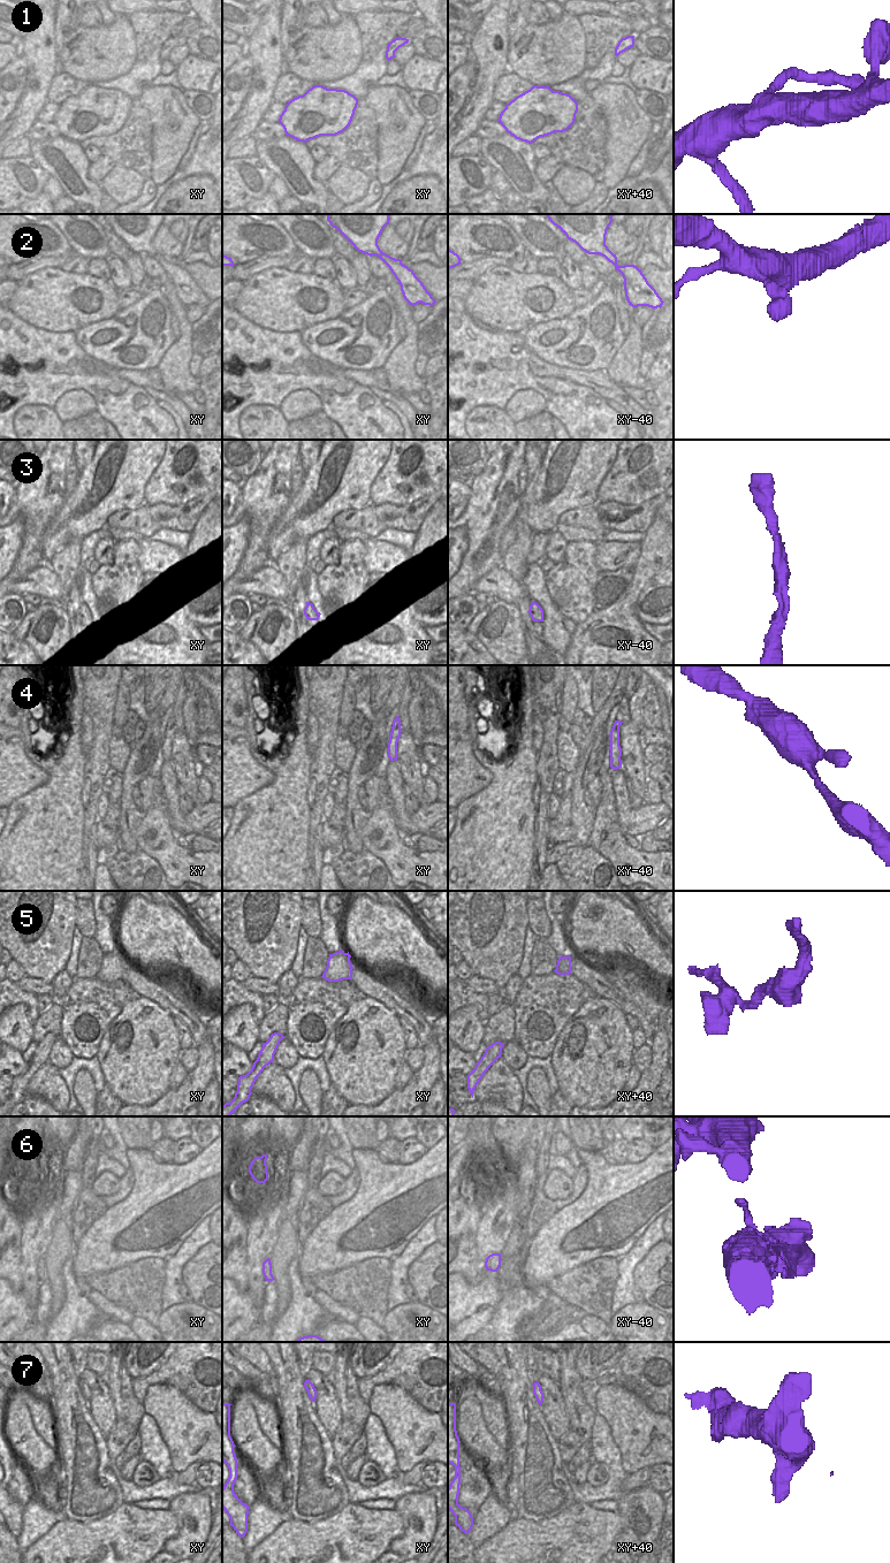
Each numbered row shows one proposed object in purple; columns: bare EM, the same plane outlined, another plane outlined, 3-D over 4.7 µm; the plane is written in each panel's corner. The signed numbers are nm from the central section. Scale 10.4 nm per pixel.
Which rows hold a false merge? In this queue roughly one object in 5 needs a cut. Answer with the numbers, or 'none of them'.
1

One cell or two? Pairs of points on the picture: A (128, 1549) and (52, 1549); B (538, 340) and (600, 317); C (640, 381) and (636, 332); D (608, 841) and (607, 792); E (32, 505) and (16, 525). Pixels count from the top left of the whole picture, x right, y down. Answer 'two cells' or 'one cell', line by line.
A: one cell
B: one cell
C: one cell
D: one cell
E: two cells

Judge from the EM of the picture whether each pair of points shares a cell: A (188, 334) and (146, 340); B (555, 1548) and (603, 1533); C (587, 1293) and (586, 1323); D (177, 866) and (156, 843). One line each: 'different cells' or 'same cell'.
A: different cells
B: same cell
C: different cells
D: same cell

